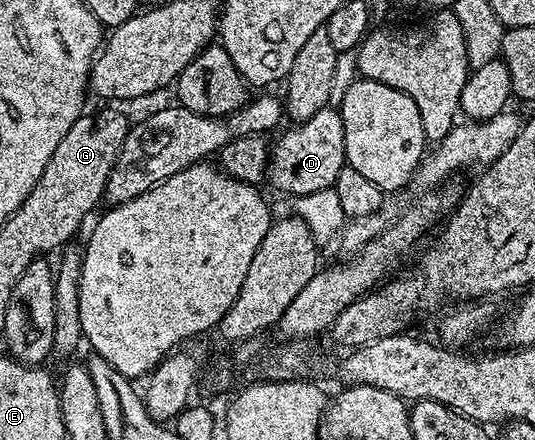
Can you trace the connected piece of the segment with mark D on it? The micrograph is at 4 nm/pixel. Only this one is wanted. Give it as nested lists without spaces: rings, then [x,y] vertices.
[[[333,105],[324,107],[306,123],[290,128],[290,131],[282,130],[276,136],[277,143],[275,139],[272,144],[267,172],[268,186],[273,186],[275,190],[282,191],[285,195],[293,195],[292,197],[319,193],[319,189],[333,187],[339,173],[347,166],[343,117],[340,110]]]

